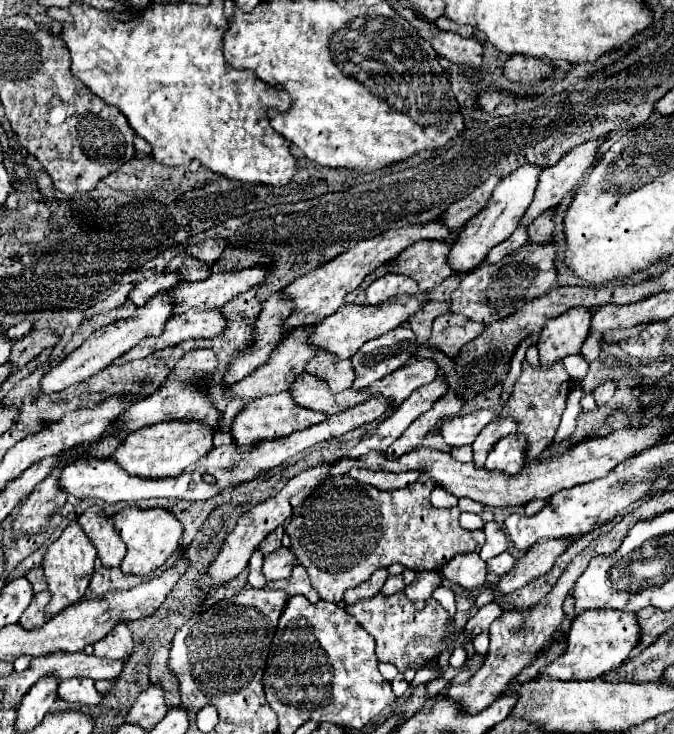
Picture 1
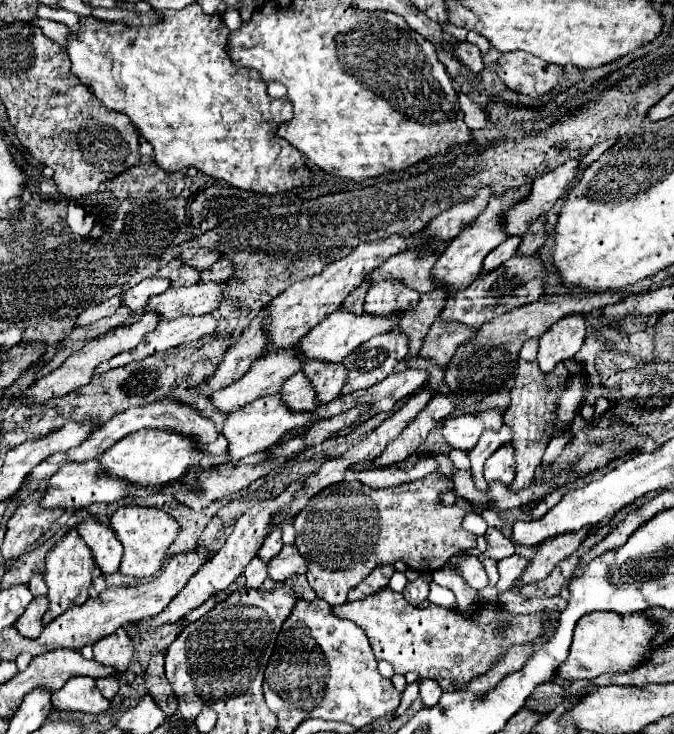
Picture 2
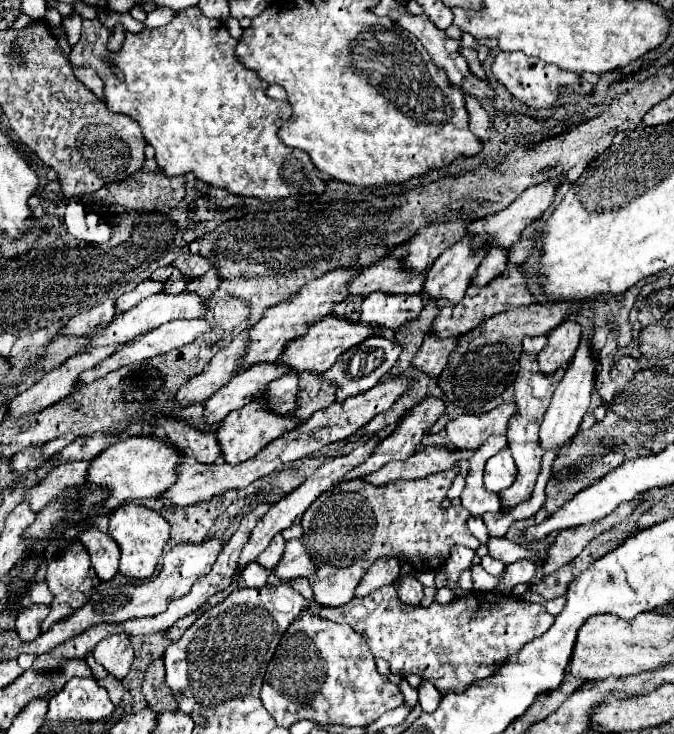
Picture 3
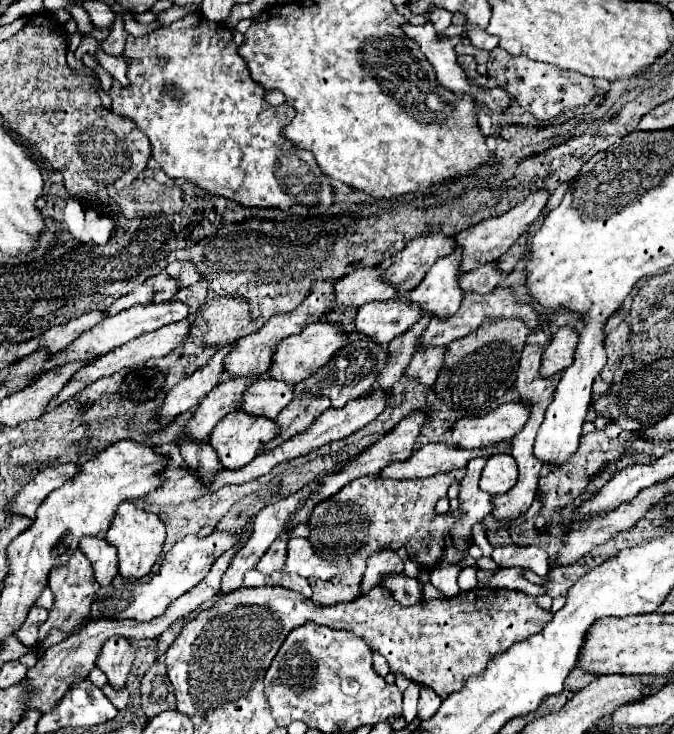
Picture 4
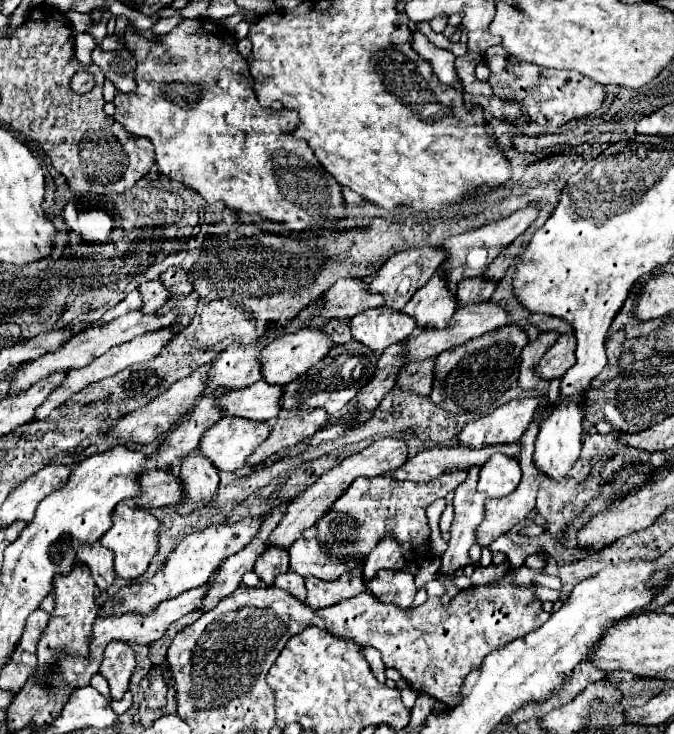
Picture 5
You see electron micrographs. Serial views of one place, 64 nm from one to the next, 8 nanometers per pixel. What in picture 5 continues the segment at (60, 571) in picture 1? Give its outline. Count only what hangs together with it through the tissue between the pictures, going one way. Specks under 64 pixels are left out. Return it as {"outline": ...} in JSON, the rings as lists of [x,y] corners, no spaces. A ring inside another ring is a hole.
{"outline":[[[80,562],[74,564],[70,576],[56,576],[54,584],[54,612],[50,614],[48,626],[44,630],[44,634],[38,640],[38,674],[44,676],[48,672],[48,668],[52,668],[54,660],[56,660],[56,652],[58,650],[66,650],[68,654],[80,654],[86,656],[88,654],[88,638],[92,634],[92,622],[96,620],[96,604],[94,604],[94,592],[96,592],[96,584],[92,584],[92,574],[88,568],[84,568]]]}

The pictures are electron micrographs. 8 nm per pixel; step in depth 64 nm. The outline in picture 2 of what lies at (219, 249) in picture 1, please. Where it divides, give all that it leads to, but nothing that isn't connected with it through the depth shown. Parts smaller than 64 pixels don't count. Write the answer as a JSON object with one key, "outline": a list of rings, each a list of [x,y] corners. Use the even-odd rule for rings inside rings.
{"outline":[[[188,248],[180,254],[180,260],[184,264],[190,264],[190,266],[196,266],[200,270],[206,270],[210,268],[216,260],[220,258],[220,254],[216,250],[210,250],[210,248]]]}

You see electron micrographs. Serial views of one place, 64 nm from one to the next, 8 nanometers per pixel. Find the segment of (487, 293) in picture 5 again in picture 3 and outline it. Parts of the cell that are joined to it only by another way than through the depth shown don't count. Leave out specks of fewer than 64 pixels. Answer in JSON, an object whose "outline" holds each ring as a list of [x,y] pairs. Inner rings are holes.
{"outline":[[[494,246],[488,252],[488,256],[482,260],[482,264],[480,264],[480,268],[478,268],[472,284],[476,284],[476,286],[488,284],[492,278],[496,278],[498,274],[504,272],[506,262],[508,262],[508,248],[496,248]]]}

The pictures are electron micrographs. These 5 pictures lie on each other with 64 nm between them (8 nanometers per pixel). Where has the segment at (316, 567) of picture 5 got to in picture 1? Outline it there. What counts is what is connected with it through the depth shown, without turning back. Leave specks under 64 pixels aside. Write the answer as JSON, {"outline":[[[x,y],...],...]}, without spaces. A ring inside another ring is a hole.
{"outline":[[[282,546],[276,552],[270,552],[268,556],[264,556],[262,574],[266,576],[266,580],[282,580],[290,576],[294,564],[298,564],[296,556],[288,548]]]}

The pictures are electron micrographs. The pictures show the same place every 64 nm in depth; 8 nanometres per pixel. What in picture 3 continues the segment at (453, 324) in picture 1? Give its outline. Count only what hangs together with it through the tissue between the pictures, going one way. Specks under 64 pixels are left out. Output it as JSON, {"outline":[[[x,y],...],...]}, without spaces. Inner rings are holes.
{"outline":[[[428,334],[418,350],[418,354],[414,356],[412,364],[422,368],[428,376],[438,376],[448,362],[448,356],[452,352],[452,348],[456,346],[456,340],[460,336],[450,336],[450,338],[440,338],[440,336],[432,336]]]}

